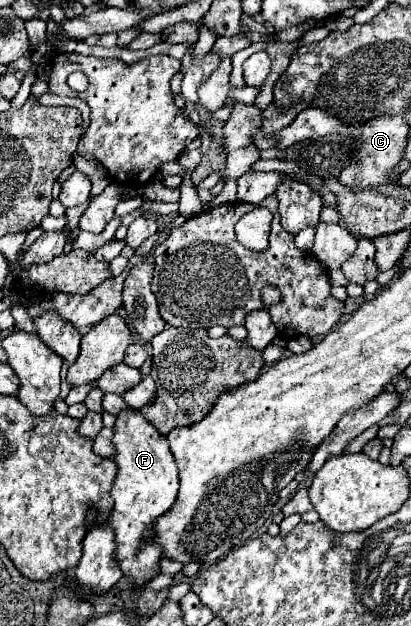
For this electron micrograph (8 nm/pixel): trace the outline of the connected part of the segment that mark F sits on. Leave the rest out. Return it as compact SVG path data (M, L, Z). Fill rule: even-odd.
M125 408L117 414L113 446L117 478L111 488L115 506L109 516L109 524L113 526L117 536L117 560L125 576L133 578L137 584L145 584L159 568L161 550L155 544L145 544L143 536L151 528L149 524L153 524L161 514L165 514L177 498L177 464L169 450L167 438L161 436L157 428L151 426L151 422L135 408Z

